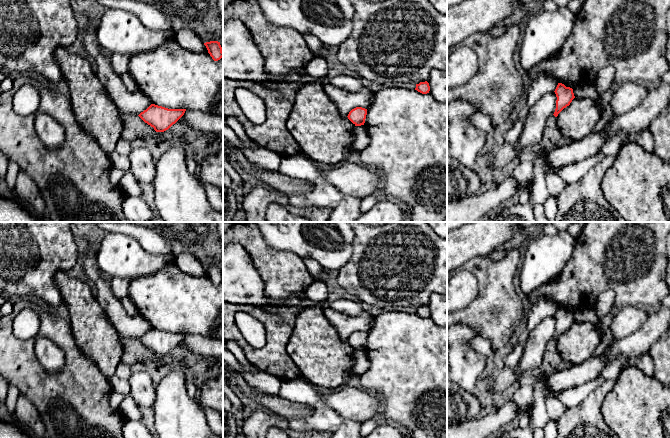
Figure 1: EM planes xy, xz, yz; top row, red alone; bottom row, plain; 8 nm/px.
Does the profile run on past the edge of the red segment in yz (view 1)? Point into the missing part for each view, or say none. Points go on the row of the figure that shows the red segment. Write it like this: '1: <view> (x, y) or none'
1: none

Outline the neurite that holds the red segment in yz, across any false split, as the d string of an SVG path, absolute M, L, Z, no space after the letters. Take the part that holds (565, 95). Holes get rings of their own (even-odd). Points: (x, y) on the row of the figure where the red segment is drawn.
M558 83L554 92L556 94L557 100L556 109L553 115L557 117L564 108L570 105L575 96L573 93L573 89L570 87L566 87L562 83Z

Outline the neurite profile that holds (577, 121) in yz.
M590 99L572 100L556 117L556 125L563 137L580 141L589 136L601 118L599 102Z

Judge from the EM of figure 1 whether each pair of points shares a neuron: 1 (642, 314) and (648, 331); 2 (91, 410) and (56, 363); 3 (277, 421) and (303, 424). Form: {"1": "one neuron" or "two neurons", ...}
{"1": "two neurons", "2": "two neurons", "3": "two neurons"}

